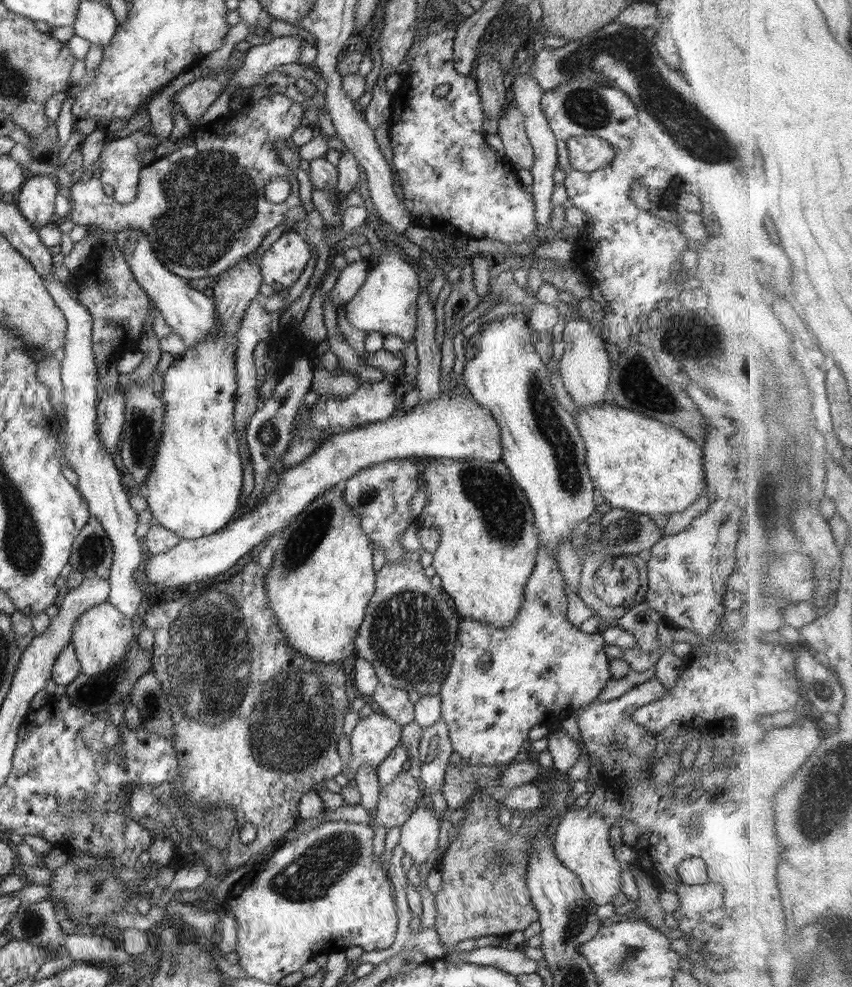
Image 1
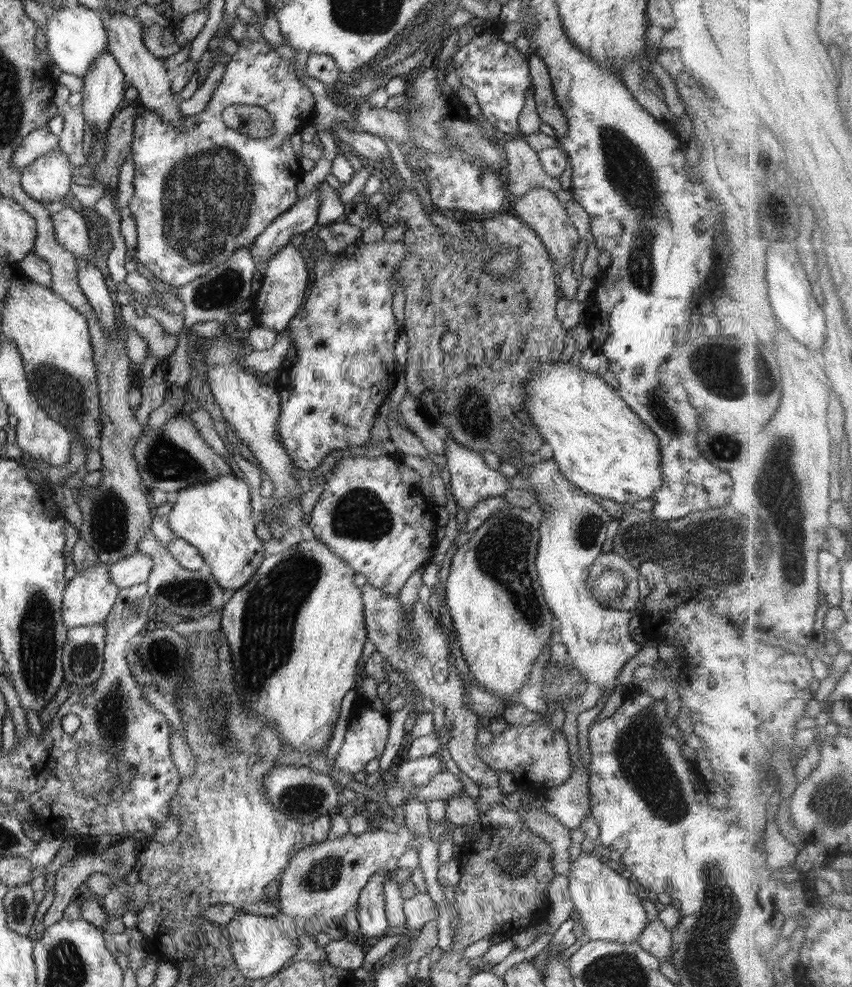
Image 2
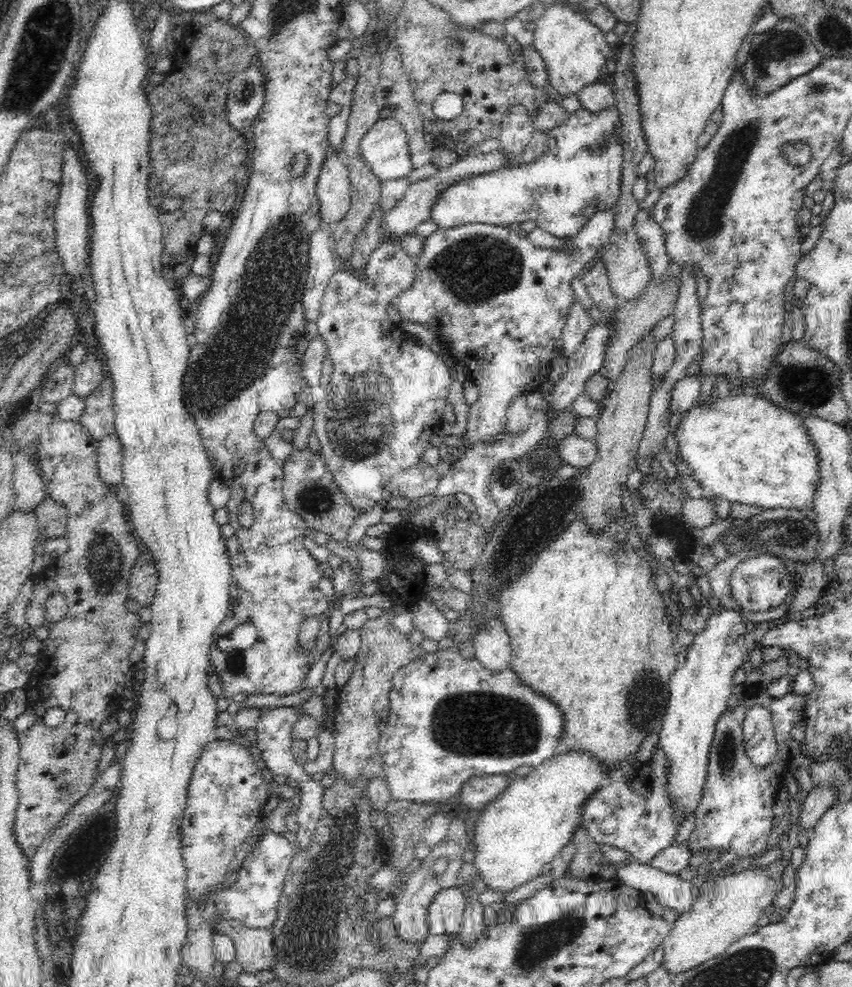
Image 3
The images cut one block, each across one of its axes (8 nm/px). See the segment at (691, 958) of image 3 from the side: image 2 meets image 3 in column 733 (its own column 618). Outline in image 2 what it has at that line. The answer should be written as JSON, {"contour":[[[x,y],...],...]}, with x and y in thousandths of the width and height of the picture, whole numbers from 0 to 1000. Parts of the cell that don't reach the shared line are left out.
{"contour":[[[685,865],[669,875],[668,893],[669,912],[675,918],[674,925],[684,938],[689,952],[709,952],[725,956],[742,956],[750,952],[751,945],[758,940],[761,926],[754,912],[739,904],[737,891],[704,873],[703,867]]]}

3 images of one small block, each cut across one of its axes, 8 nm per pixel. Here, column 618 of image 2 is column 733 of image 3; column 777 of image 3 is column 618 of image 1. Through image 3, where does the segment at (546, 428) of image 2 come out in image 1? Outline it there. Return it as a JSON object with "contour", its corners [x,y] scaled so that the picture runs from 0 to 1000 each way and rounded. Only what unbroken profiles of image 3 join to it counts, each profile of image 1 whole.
{"contour":[[[718,405],[680,412],[673,424],[685,446],[690,480],[697,494],[704,496],[710,509],[717,514],[756,521],[768,526],[773,522],[785,523],[802,519],[826,501],[830,489],[825,474],[825,458],[822,457],[820,450],[799,436],[735,412],[723,411],[718,409]]]}

